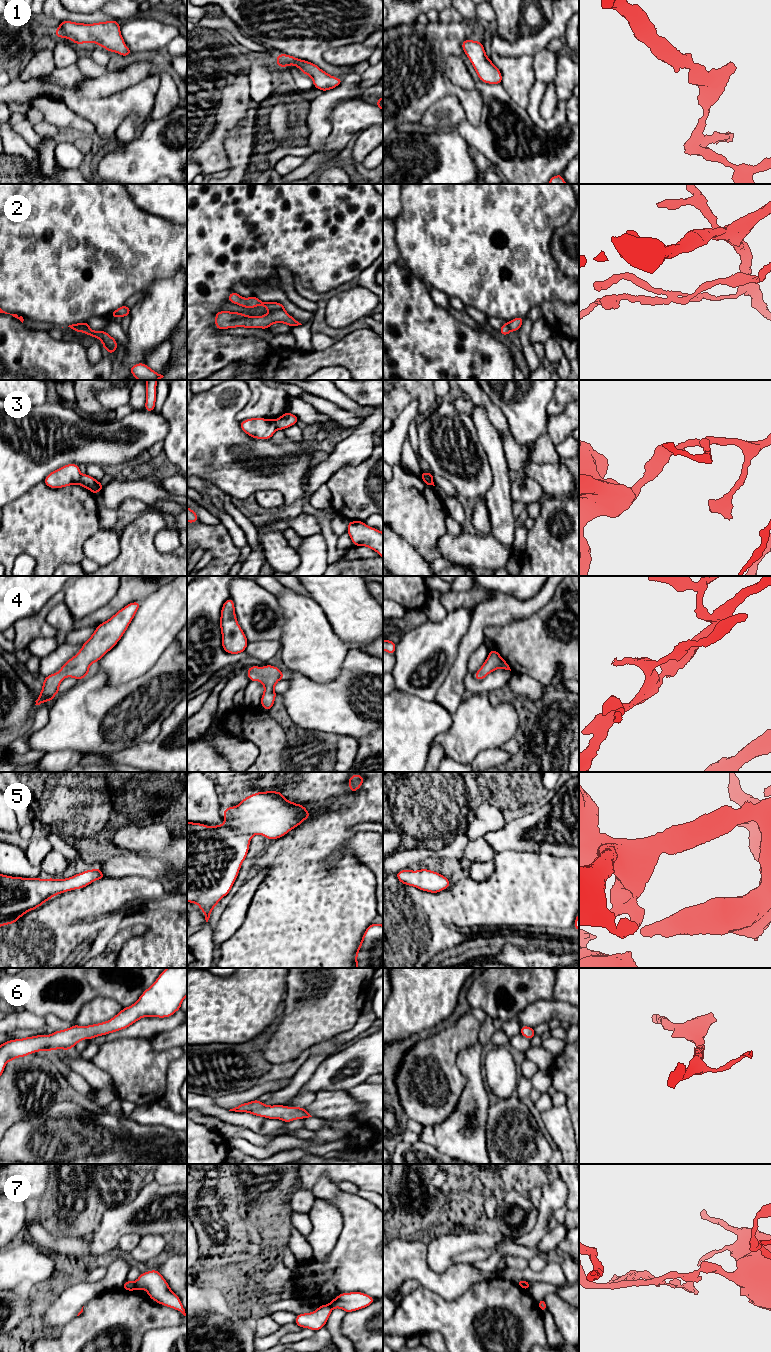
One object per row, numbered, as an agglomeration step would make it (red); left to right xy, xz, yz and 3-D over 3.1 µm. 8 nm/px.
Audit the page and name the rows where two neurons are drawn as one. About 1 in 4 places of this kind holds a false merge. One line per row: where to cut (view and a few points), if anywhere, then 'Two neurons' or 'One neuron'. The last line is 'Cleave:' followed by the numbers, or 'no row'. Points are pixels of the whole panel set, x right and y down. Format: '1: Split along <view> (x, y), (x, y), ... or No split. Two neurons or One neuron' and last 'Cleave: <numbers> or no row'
1: No split. One neuron
2: Split along xz (283, 308), (277, 311), (270, 311). Two neurons
3: Split along yz (421, 475), (426, 475), (432, 484). Two neurons
4: No split. One neuron
5: No split. One neuron
6: No split. One neuron
7: Split along xy (134, 1282), (136, 1289). Two neurons
Cleave: 2, 3, 7

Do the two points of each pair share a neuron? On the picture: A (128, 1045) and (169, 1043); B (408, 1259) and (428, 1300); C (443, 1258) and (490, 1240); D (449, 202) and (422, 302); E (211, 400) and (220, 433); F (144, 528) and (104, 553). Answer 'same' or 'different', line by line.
A: different
B: different
C: same
D: different
E: same
F: different

